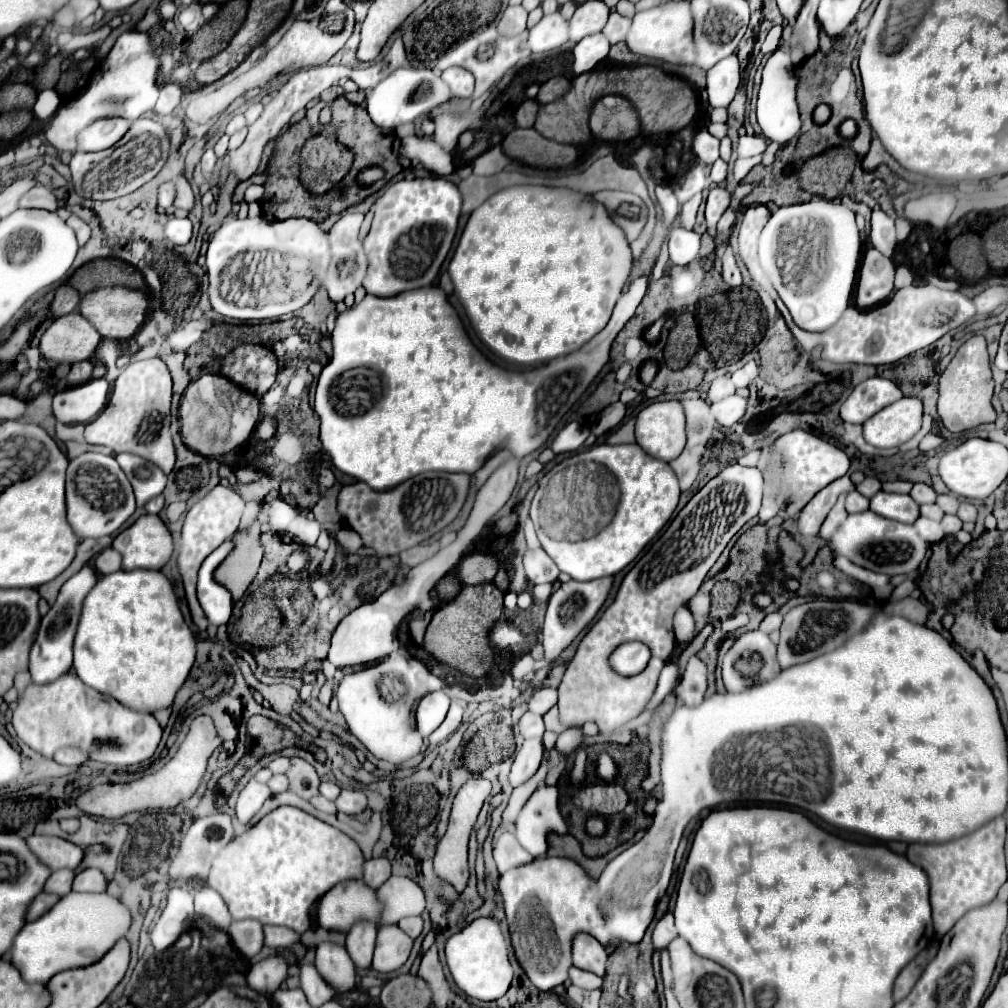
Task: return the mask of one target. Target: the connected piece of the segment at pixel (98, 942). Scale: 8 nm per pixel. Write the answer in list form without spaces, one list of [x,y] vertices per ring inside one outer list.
[[[75,893],[61,897],[61,901],[47,911],[43,917],[39,917],[33,923],[27,923],[13,941],[13,965],[19,969],[21,977],[27,983],[47,983],[55,971],[65,971],[67,967],[87,967],[87,963],[95,963],[95,959],[101,959],[121,937],[127,935],[131,927],[131,913],[129,909],[109,893]]]

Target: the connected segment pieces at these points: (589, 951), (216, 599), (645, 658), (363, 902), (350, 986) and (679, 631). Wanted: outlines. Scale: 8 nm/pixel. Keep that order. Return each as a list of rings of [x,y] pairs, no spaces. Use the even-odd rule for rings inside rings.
[[[579,933],[573,939],[573,965],[579,969],[587,969],[599,977],[605,977],[607,969],[607,951],[605,947],[591,935]]]
[[[231,539],[225,541],[203,561],[203,565],[199,569],[197,597],[199,597],[199,603],[201,603],[209,623],[217,625],[217,627],[225,625],[229,621],[231,611],[233,611],[233,599],[231,599],[231,593],[213,579],[213,571],[219,567],[219,563],[225,559],[225,555],[231,553],[233,547],[235,547],[235,543]]]
[[[631,641],[631,643],[619,645],[613,651],[609,663],[619,675],[635,675],[635,673],[641,673],[647,667],[649,659],[651,659],[649,647],[645,643]]]
[[[361,879],[337,883],[321,897],[317,909],[317,921],[323,929],[343,933],[357,921],[371,921],[379,927],[379,915],[383,915],[383,903],[379,903],[377,891],[371,891]]]
[[[321,943],[317,947],[315,967],[319,967],[319,975],[323,975],[323,979],[327,979],[327,983],[331,983],[331,987],[335,987],[339,993],[353,991],[357,985],[355,965],[345,947]]]
[[[681,607],[677,613],[675,613],[675,637],[677,637],[677,643],[679,645],[689,645],[693,639],[695,639],[695,625],[693,625],[693,615],[687,607]]]

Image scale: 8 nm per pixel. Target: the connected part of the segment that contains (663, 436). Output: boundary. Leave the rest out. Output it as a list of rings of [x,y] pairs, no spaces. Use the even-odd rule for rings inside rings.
[[[655,401],[639,411],[635,423],[637,445],[649,455],[671,461],[687,441],[681,401]]]

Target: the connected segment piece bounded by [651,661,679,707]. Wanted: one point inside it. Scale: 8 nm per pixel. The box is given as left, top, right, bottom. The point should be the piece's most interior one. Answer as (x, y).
(670, 675)

